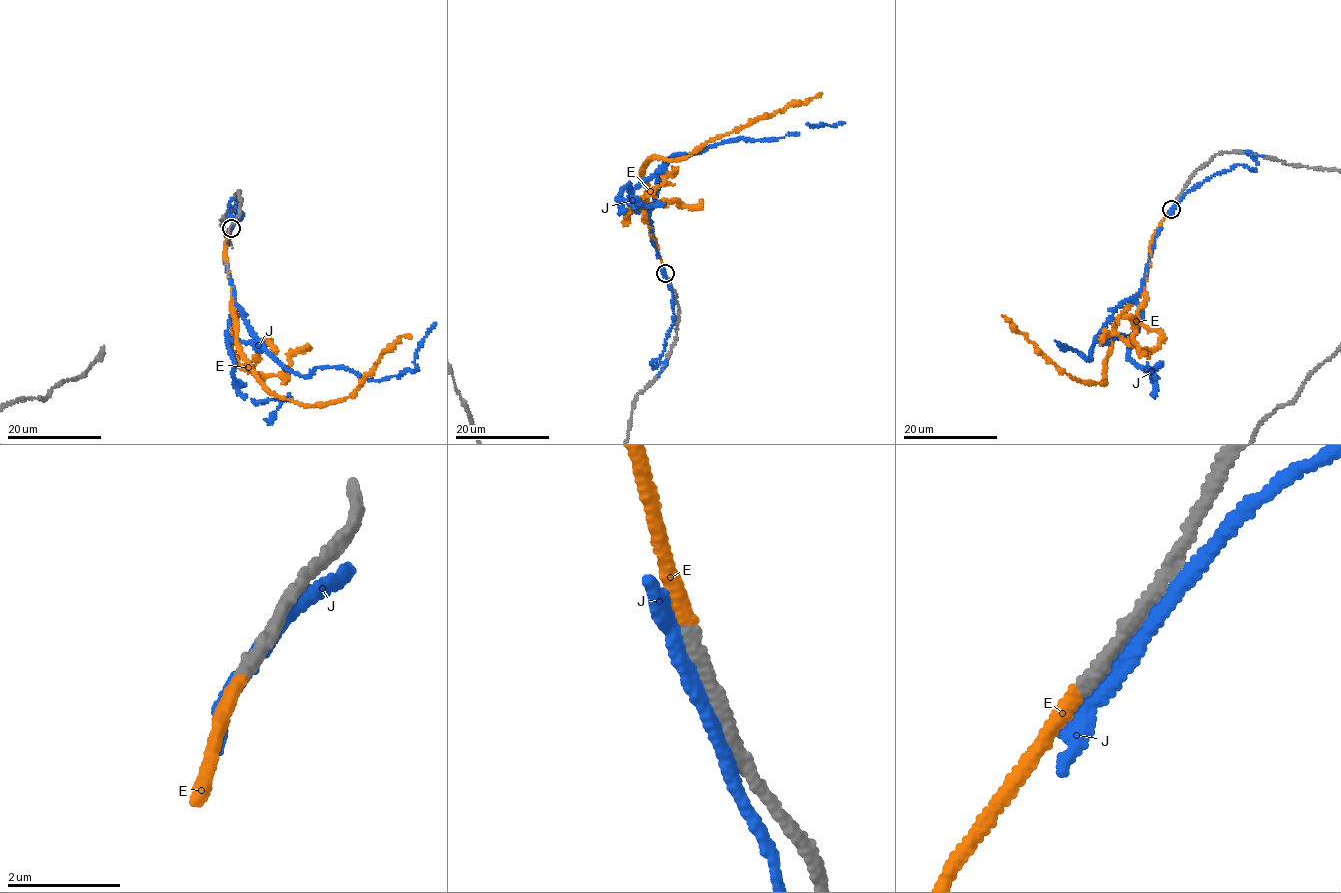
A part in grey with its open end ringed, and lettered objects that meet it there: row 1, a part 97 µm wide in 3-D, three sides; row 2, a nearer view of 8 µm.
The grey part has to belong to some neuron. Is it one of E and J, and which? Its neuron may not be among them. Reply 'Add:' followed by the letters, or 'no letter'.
Add: E

